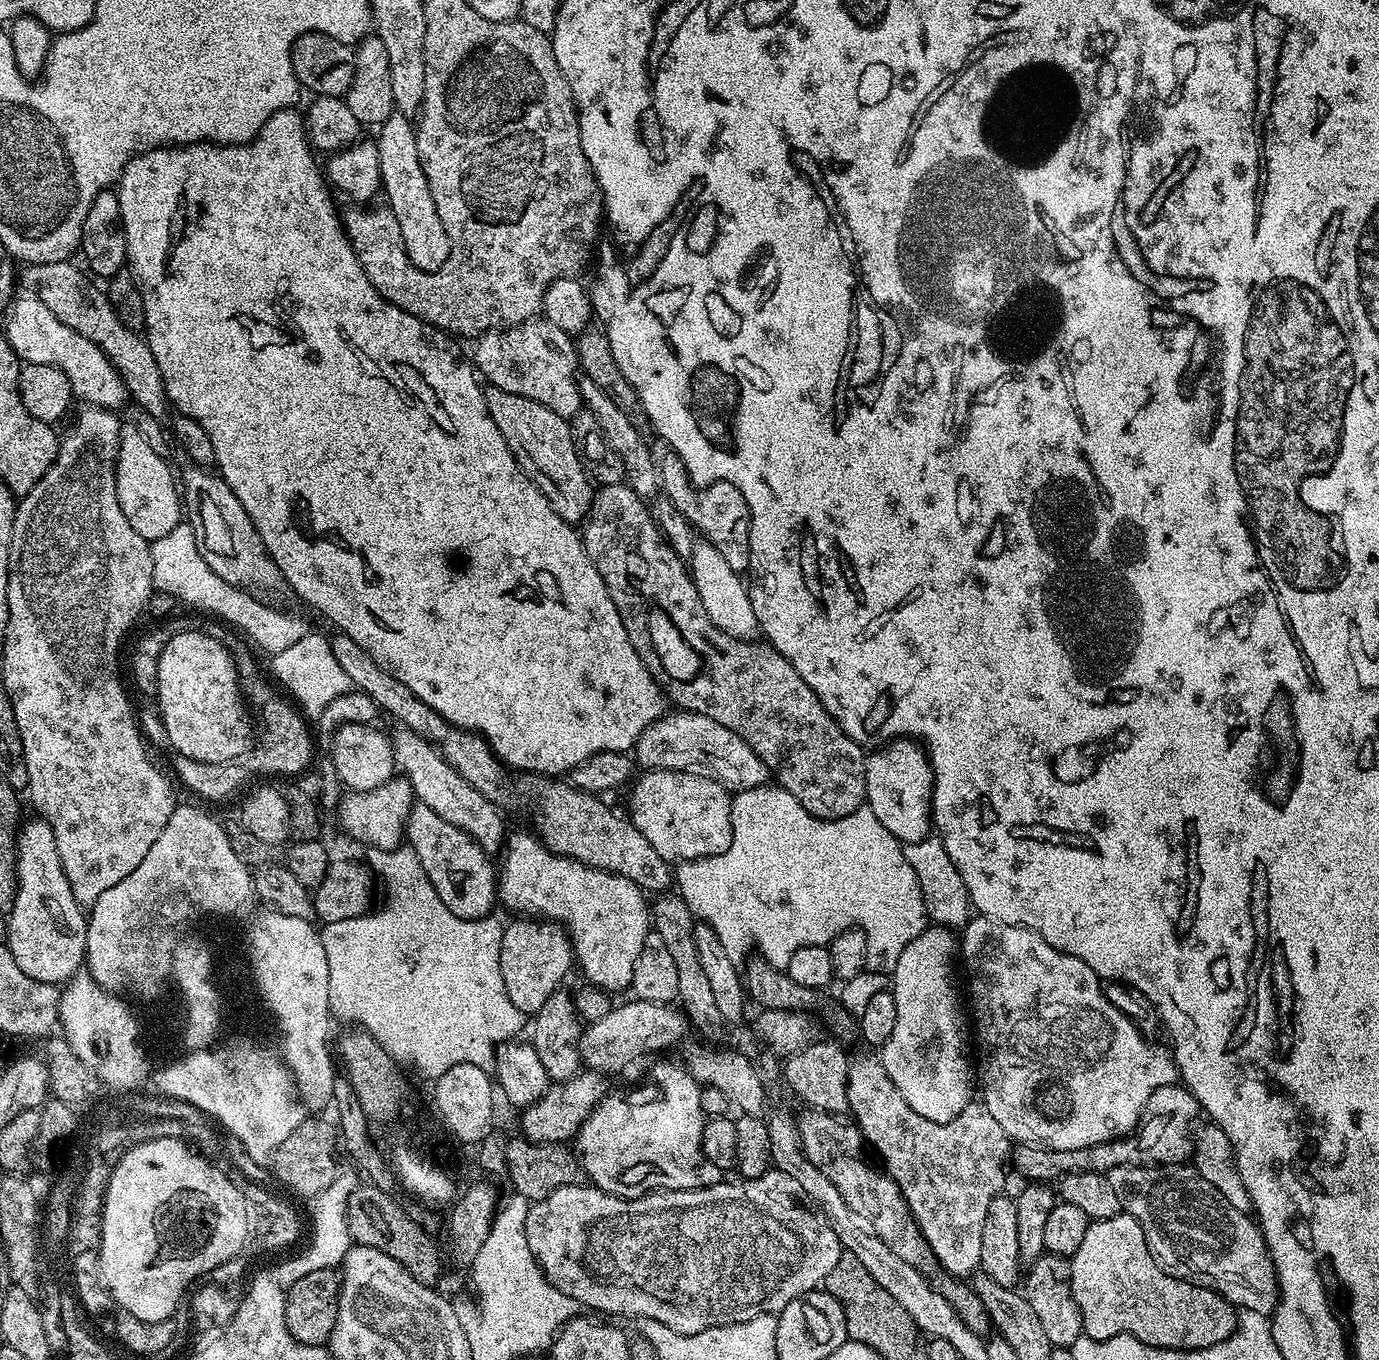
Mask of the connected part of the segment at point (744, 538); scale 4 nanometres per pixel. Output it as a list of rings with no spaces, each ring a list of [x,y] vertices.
[[[679,458],[660,460],[658,464],[658,482],[663,492],[690,526],[696,529],[707,542],[722,554],[726,563],[739,574],[745,573],[749,566],[749,508],[742,492],[732,483],[719,480],[705,488],[697,488],[688,476],[685,464]]]

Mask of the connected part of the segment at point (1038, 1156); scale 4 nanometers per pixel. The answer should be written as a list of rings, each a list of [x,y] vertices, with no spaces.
[[[1179,1083],[1167,1084],[1150,1094],[1146,1106],[1140,1111],[1140,1123],[1134,1131],[1114,1140],[1107,1140],[1094,1146],[1086,1146],[1082,1150],[1054,1150],[1042,1148],[1031,1144],[1017,1143],[1010,1152],[1010,1164],[1016,1167],[1016,1172],[1024,1182],[1058,1182],[1068,1172],[1103,1172],[1107,1174],[1118,1166],[1133,1164],[1134,1166],[1147,1166],[1150,1164],[1182,1164],[1185,1163],[1192,1153],[1192,1136],[1190,1129],[1196,1116],[1199,1117],[1200,1107],[1197,1100],[1187,1088]]]

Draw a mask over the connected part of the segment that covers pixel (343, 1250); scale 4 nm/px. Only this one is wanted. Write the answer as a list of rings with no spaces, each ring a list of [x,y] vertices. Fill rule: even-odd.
[[[337,1171],[334,1182],[330,1182],[330,1186],[326,1186],[326,1190],[315,1197],[313,1204],[316,1205],[312,1208],[312,1245],[305,1252],[298,1253],[293,1260],[284,1260],[274,1269],[277,1282],[286,1290],[292,1288],[298,1278],[314,1274],[314,1270],[335,1269],[352,1247],[354,1241],[346,1226],[346,1206],[350,1202],[350,1194],[358,1186],[357,1173],[352,1172]]]

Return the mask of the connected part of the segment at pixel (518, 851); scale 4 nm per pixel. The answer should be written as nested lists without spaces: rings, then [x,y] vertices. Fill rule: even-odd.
[[[531,831],[516,832],[507,837],[503,849],[504,865],[498,868],[498,900],[502,905],[513,908],[516,914],[541,921],[559,922],[567,929],[572,941],[575,963],[584,971],[584,980],[589,985],[616,994],[629,987],[634,974],[634,962],[638,959],[638,950],[642,950],[646,934],[650,931],[650,904],[645,893],[630,878],[613,872],[603,872],[586,866],[577,860],[568,860],[561,870],[558,865],[540,864],[542,859],[553,859],[554,853],[548,849]]]

